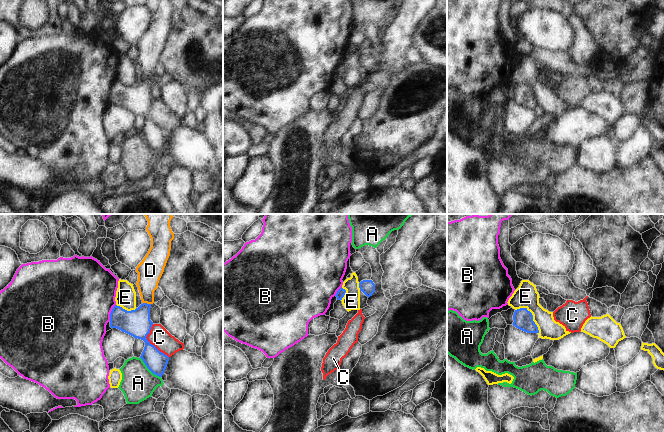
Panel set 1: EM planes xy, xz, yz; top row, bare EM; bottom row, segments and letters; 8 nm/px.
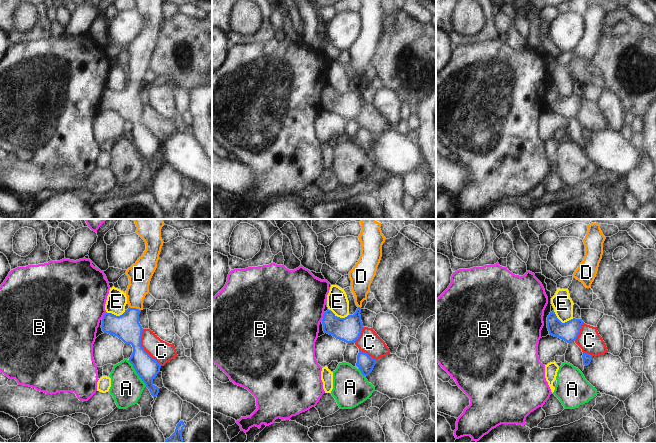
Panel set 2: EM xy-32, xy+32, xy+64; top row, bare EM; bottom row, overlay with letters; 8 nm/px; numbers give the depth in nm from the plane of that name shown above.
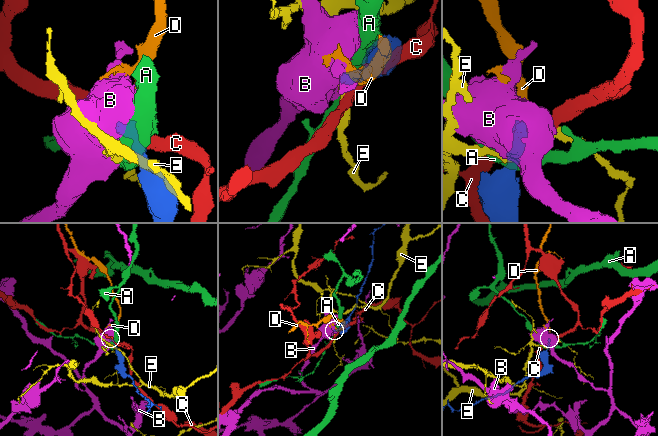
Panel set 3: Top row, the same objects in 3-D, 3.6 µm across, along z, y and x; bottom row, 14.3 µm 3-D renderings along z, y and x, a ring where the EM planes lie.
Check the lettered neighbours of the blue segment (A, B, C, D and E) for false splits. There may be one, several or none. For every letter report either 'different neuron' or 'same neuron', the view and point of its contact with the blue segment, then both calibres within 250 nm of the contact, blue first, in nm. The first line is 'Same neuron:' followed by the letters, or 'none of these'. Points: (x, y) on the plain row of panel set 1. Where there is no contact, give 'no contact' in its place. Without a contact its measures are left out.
Same neuron: D
A: different neuron; meets blue in xy at (149, 145); 170 nm thick on the blue side, 280 nm on the other
B: different neuron; meets blue in xy at (111, 88); 220 nm thick on the blue side, 480 nm on the other
C: different neuron; meets blue in xy at (149, 118); 220 nm thick on the blue side, 160 nm on the other
D: same neuron; meets blue in xy at (146, 79); 220 nm thick on the blue side, 190 nm on the other
E: different neuron; meets blue in yz at (532, 91); 160 nm thick on the blue side, 190 nm on the other

